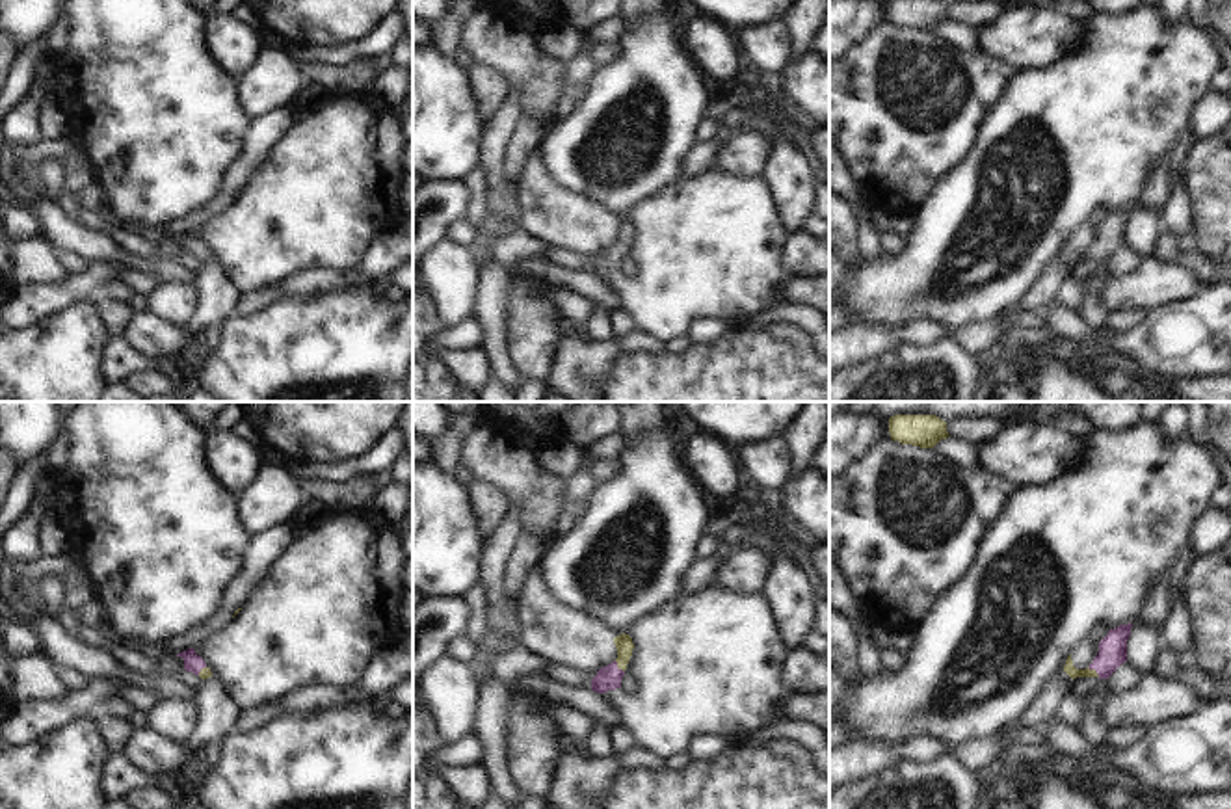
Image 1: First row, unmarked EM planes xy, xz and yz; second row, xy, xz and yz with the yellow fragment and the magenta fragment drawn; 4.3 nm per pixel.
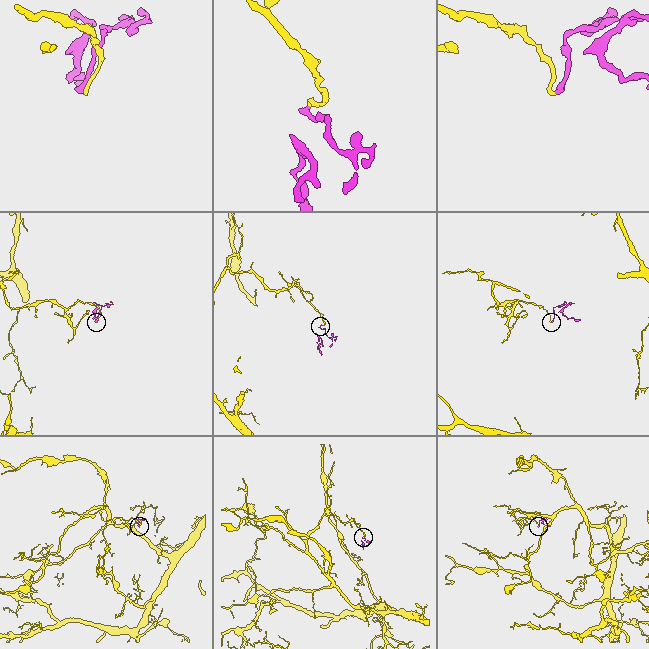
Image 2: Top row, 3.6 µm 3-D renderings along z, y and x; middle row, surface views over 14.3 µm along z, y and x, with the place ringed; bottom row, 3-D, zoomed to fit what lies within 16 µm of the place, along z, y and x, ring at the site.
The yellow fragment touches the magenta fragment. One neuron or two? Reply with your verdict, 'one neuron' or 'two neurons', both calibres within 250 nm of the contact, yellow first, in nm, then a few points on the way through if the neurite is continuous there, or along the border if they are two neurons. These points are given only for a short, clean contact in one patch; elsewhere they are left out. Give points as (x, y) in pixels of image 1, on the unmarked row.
one neuron; 80 nm thick on the yellow side, 110 nm on the other; runs through xz (623, 225), (623, 242), (618, 250), (608, 261)

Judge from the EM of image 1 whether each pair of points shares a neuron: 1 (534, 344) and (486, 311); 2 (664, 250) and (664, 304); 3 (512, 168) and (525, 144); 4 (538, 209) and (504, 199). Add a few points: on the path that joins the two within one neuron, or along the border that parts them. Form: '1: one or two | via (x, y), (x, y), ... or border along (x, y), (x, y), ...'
1: two | border along (506, 281), (504, 343), (514, 367)
2: one | via (666, 263), (666, 291)
3: one | via (514, 162), (519, 149)
4: two | border along (512, 188), (519, 207), (519, 227)

